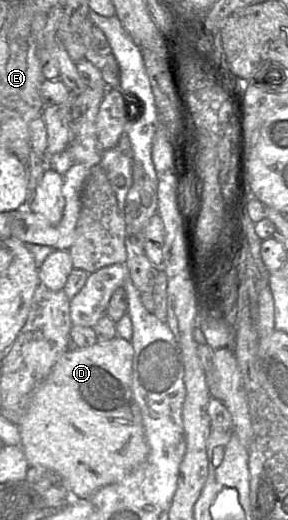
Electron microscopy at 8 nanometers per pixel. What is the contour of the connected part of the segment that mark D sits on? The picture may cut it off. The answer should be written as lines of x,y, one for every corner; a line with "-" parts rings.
116,336
109,342
97,342
86,348
69,348
59,357
48,377
33,393
25,414
18,425
21,437
20,446
29,466
41,466
57,474
73,498
87,499
100,488
121,481
143,464
149,455
150,448
147,443
141,412
132,393
133,356
134,348
131,341
127,341
119,336

